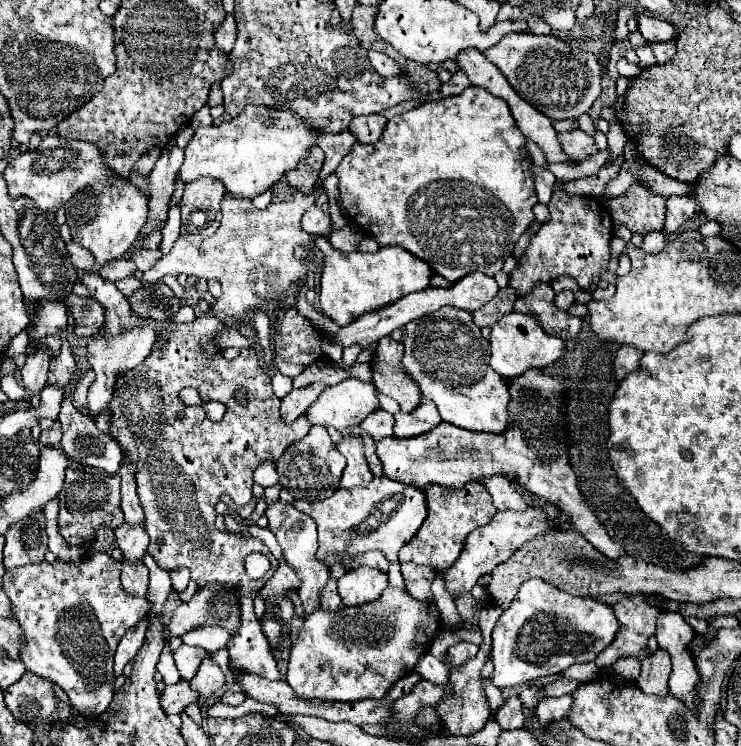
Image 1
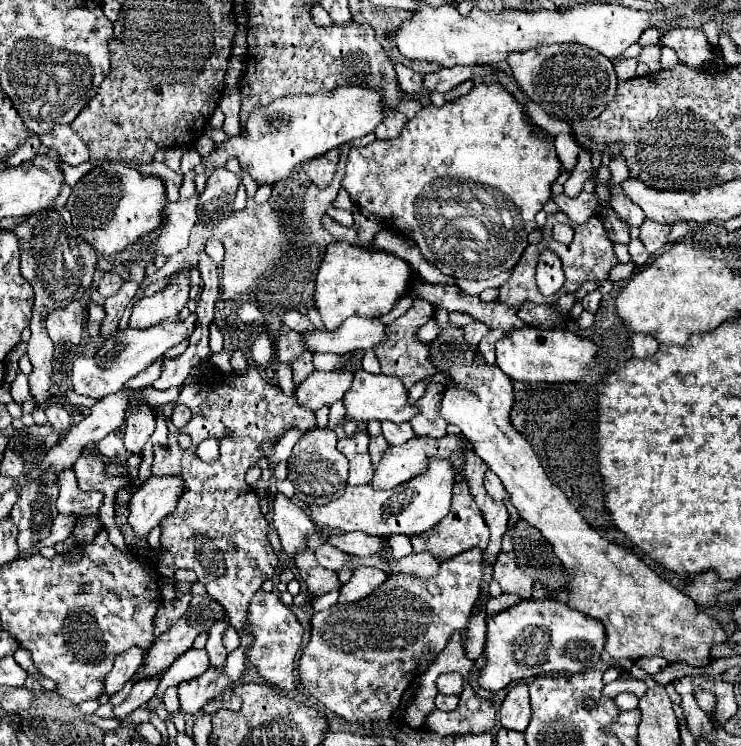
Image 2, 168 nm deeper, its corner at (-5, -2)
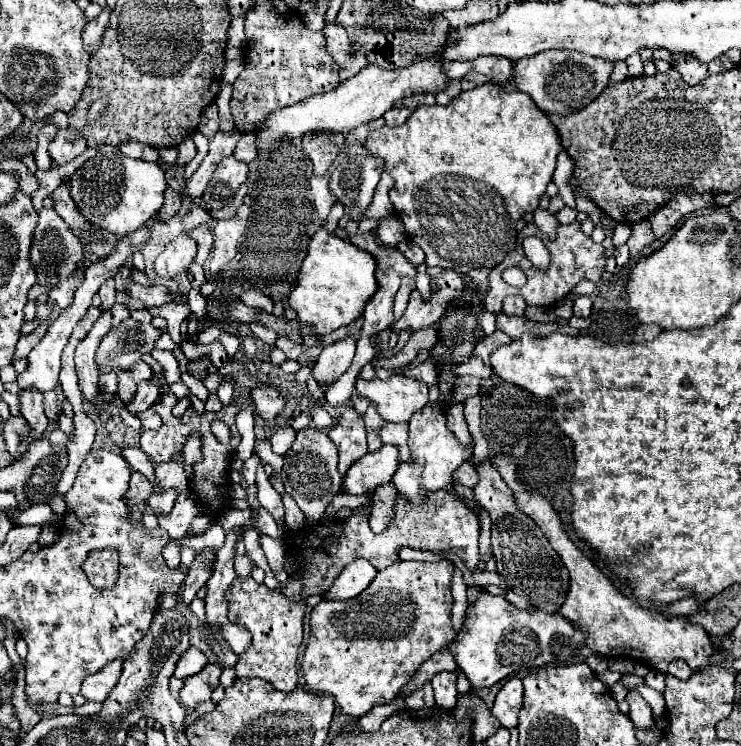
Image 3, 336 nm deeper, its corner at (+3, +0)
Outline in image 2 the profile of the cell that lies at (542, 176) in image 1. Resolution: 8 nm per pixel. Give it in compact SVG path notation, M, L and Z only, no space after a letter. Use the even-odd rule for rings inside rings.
M582 191L578 197L564 197L564 193L554 195L552 193L552 201L574 221L574 223L586 223L590 219L592 213L598 211L598 197L596 193L586 193Z

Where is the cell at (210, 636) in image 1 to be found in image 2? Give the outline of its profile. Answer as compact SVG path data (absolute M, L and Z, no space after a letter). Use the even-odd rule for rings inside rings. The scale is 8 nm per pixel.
M228 625L228 629L224 631L224 647L226 647L228 651L234 651L238 645L240 645L238 633L236 633L236 629L234 629L232 625Z

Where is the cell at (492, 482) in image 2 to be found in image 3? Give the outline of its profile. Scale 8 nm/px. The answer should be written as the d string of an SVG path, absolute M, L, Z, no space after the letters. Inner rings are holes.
M464 461L464 463L452 473L452 479L454 479L454 483L460 483L460 485L464 485L464 487L474 487L474 485L478 483L478 475L476 475L476 471L474 471L474 467L472 467L470 461Z

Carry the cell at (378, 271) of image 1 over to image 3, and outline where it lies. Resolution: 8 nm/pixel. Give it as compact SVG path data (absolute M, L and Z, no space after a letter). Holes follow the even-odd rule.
M318 229L310 239L296 285L288 295L288 305L296 311L300 331L304 331L304 335L326 335L356 321L362 315L366 301L376 291L374 271L376 259L372 259L372 255L366 255L352 243L330 235L326 229Z

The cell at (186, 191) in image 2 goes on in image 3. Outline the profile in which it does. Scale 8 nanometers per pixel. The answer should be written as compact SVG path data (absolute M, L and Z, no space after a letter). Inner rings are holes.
M186 137L186 139L178 145L178 161L176 161L176 165L182 169L194 155L196 155L194 141L192 141L192 137Z

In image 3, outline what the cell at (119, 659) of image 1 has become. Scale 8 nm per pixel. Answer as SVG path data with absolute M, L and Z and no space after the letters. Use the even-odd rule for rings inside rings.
M112 661L100 673L90 675L88 679L84 679L82 691L80 691L82 697L86 701L102 703L108 697L108 693L112 691L112 687L116 685L116 681L120 677L120 671L122 671L122 661Z

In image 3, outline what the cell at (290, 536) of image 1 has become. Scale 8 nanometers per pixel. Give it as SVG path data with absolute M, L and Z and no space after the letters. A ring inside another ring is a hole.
M262 467L256 469L256 487L258 487L258 501L260 505L276 519L284 519L284 505L282 505L282 497L280 493L272 487L270 477L264 473Z

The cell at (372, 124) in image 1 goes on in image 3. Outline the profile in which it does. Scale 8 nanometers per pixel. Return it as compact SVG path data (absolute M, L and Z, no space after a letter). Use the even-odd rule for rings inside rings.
M394 107L394 109L390 109L386 115L384 115L384 119L386 119L386 125L388 127L398 127L398 125L402 125L408 117L410 117L410 109L408 107Z

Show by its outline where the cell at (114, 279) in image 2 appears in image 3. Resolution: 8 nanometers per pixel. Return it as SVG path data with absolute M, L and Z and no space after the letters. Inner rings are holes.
M114 279L104 281L104 285L98 291L100 299L102 299L102 309L112 309L112 305L116 303L116 287L114 287Z

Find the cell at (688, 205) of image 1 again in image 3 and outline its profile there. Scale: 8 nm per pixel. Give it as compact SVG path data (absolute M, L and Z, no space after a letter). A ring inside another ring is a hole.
M660 207L654 215L648 217L656 239L662 239L664 235L672 233L680 225L680 219L682 219L680 211L672 211L670 207Z

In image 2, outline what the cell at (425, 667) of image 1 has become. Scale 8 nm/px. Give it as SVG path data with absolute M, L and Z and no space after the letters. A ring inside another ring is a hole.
M442 673L436 681L438 691L444 695L458 695L462 693L462 675L460 673Z

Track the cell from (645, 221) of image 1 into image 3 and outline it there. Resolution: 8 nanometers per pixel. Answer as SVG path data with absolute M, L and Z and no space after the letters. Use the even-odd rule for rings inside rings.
M648 219L640 221L640 223L632 223L632 235L628 239L628 247L630 247L630 255L638 255L646 245L650 245L654 241L654 235L652 235L652 229L650 229L650 223Z

